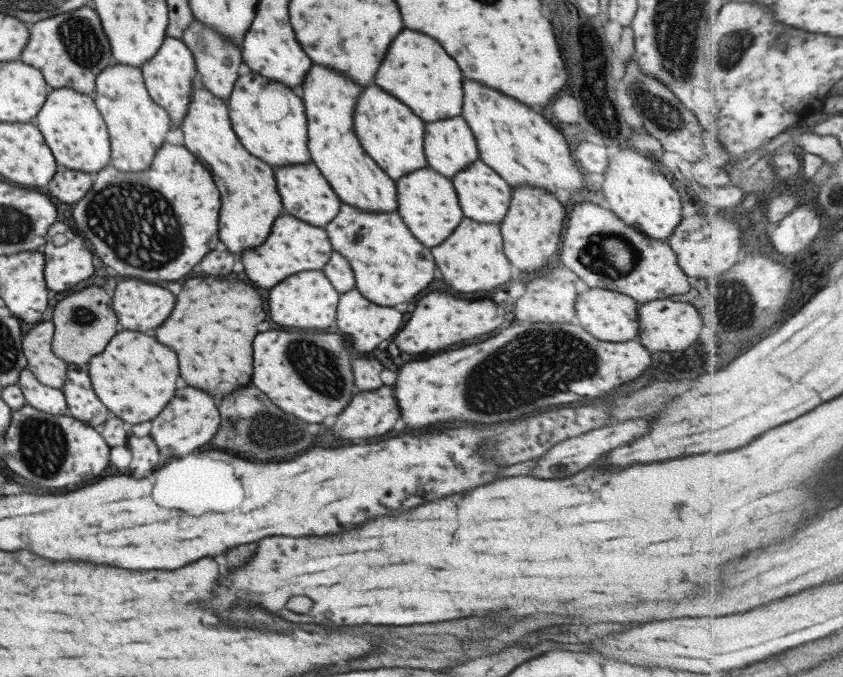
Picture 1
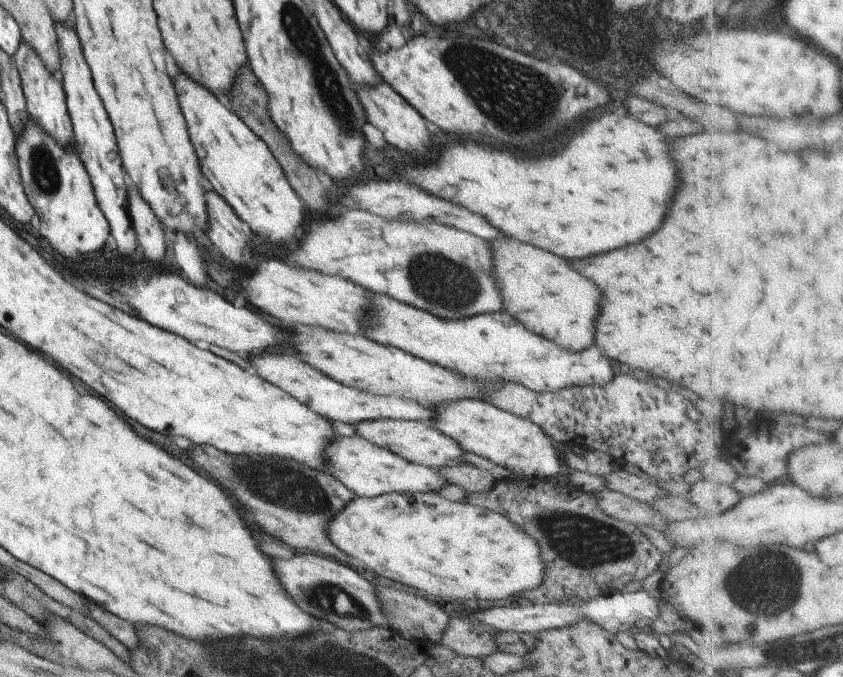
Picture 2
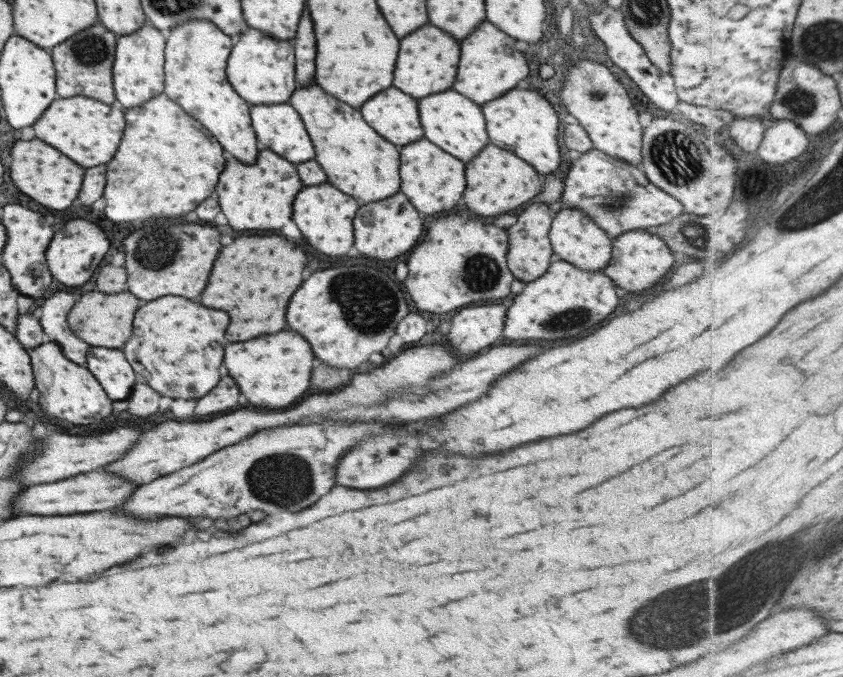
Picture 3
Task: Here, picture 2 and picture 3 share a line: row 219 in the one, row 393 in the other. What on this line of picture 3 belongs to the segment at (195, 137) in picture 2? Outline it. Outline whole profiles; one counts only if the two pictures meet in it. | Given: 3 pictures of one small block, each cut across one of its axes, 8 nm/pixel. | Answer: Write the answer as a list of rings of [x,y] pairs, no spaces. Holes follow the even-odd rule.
[[[291,330],[259,336],[249,342],[229,344],[223,354],[223,366],[233,382],[237,382],[237,388],[245,396],[247,404],[263,410],[285,408],[301,398],[309,388],[311,362],[313,354],[309,344]]]

